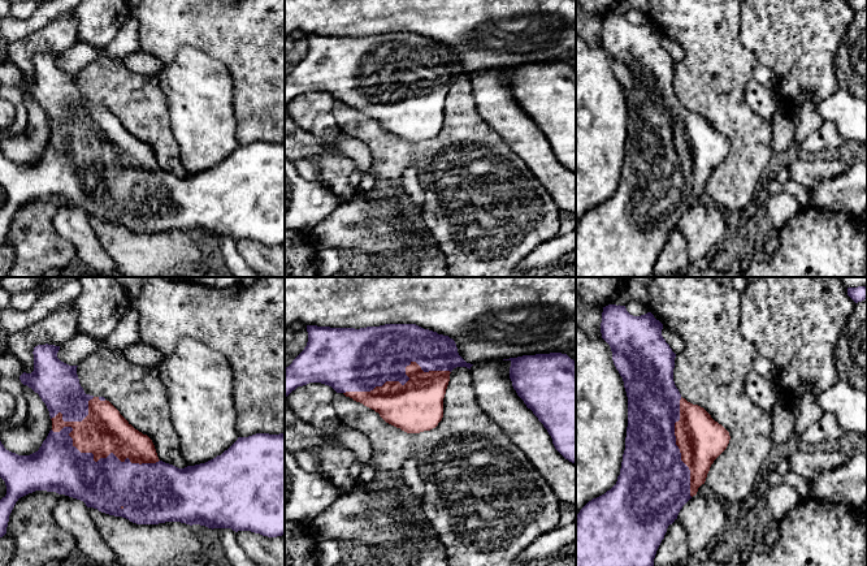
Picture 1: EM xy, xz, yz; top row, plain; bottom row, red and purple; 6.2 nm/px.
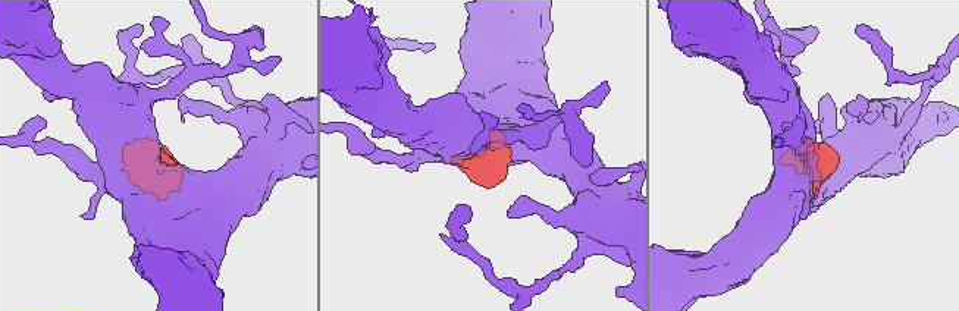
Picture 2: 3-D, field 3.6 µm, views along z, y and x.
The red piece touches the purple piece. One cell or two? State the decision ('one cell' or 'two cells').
one cell

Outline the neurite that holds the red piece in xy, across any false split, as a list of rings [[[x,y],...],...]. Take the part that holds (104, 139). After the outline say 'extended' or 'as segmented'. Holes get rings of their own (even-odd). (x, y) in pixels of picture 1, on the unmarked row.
[[[38,53],[34,56],[34,79],[31,82],[23,81],[19,88],[23,94],[31,96],[39,103],[42,109],[45,112],[49,125],[52,129],[52,138],[49,139],[47,147],[43,150],[38,160],[30,164],[18,164],[4,156],[0,150],[0,186],[5,190],[6,203],[0,208],[0,246],[6,242],[6,236],[9,230],[9,224],[16,213],[16,211],[35,199],[56,200],[58,203],[65,203],[86,212],[87,216],[97,217],[101,221],[122,225],[136,233],[159,233],[165,230],[181,230],[186,233],[200,233],[208,237],[231,237],[233,239],[251,239],[268,246],[277,246],[285,243],[285,141],[279,143],[269,142],[256,142],[248,146],[238,146],[238,148],[221,164],[216,167],[195,173],[187,174],[185,177],[178,177],[173,173],[165,172],[159,168],[155,154],[152,148],[135,138],[121,122],[120,120],[104,105],[94,105],[86,103],[79,92],[77,83],[78,74],[69,74],[57,66],[60,55],[55,53]]]; extended

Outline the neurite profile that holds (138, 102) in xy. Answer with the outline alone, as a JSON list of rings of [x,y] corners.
[[[100,55],[78,73],[77,83],[86,103],[104,105],[129,133],[152,148],[160,169],[178,177],[188,174],[181,163],[181,150],[170,130],[166,96],[156,77],[131,73],[122,59]]]

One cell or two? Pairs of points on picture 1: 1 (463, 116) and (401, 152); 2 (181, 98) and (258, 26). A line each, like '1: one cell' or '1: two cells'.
1: one cell
2: two cells

